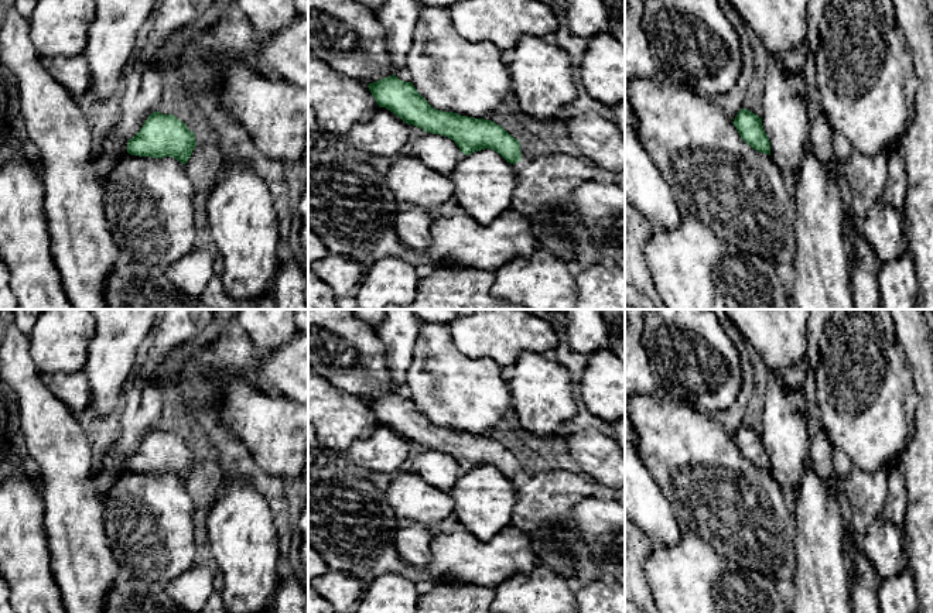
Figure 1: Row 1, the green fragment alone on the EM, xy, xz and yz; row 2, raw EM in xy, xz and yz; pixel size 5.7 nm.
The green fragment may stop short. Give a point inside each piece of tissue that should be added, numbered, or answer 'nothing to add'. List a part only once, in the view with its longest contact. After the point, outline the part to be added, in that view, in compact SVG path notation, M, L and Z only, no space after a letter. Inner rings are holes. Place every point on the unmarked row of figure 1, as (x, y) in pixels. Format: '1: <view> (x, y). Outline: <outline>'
nothing to add

